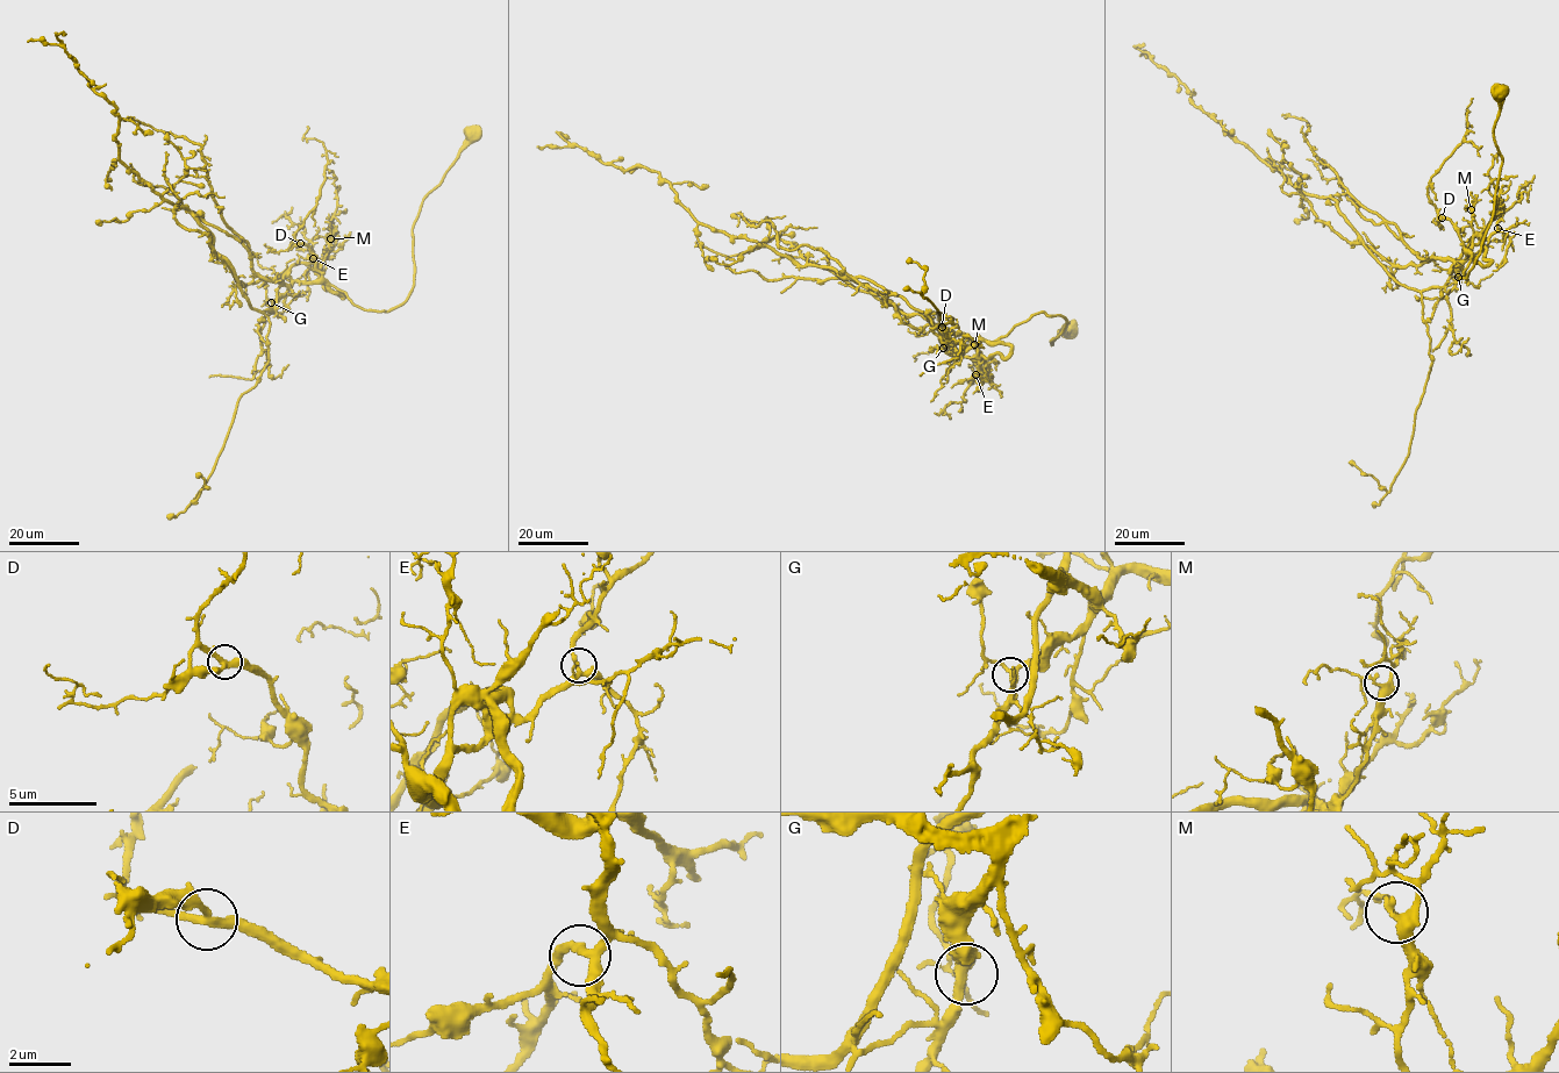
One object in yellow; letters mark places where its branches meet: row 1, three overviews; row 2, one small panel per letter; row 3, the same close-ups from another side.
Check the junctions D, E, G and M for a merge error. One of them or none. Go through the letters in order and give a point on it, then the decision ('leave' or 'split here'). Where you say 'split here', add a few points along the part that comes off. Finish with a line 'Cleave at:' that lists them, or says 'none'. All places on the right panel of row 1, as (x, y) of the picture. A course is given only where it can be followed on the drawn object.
D: (1442, 217) | leave
E: (1497, 228) | leave
G: (1458, 277) | leave
M: (1471, 209) | leave
Cleave at: none

